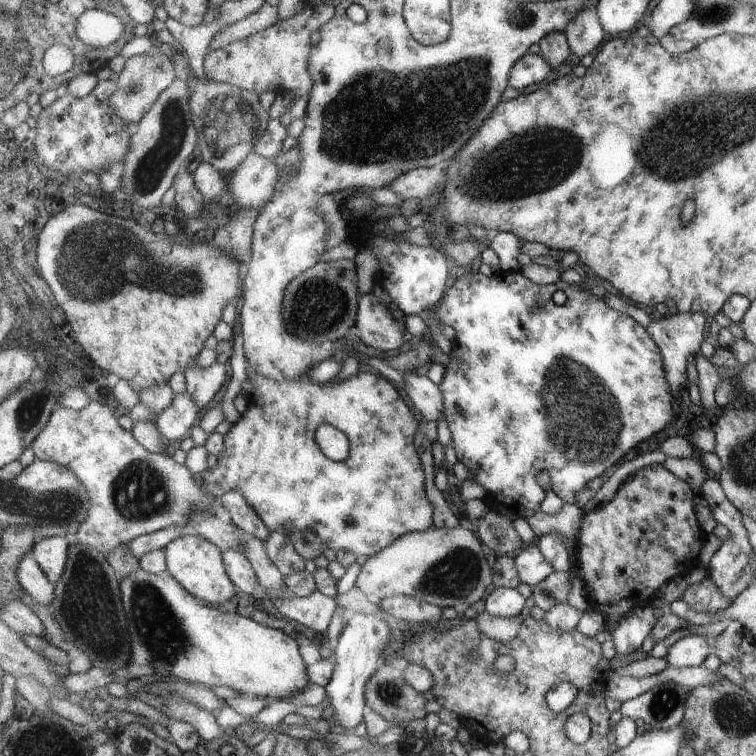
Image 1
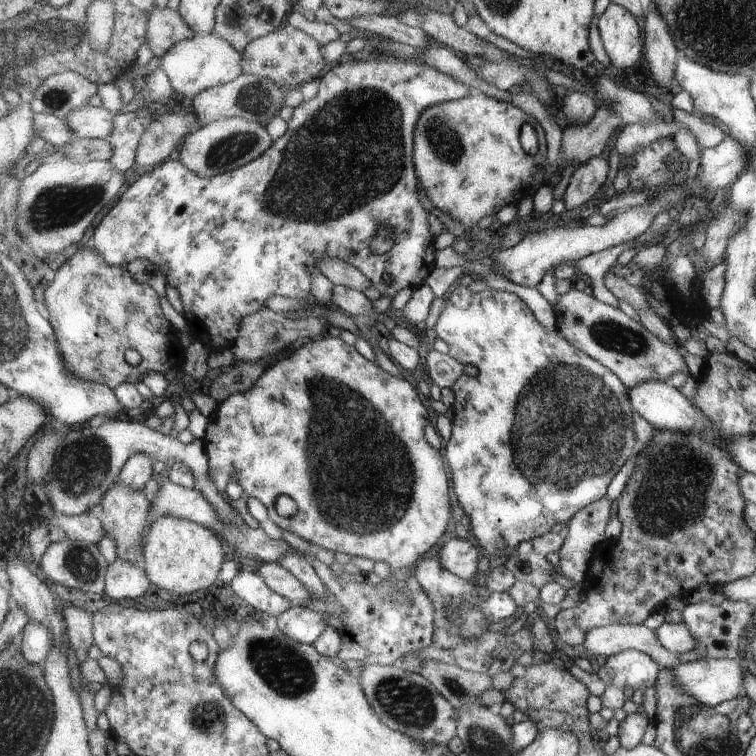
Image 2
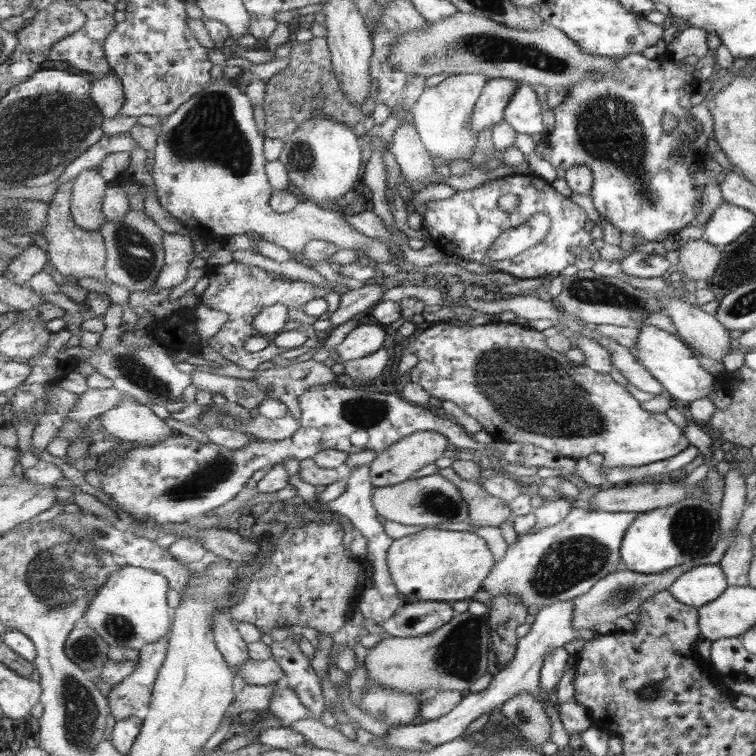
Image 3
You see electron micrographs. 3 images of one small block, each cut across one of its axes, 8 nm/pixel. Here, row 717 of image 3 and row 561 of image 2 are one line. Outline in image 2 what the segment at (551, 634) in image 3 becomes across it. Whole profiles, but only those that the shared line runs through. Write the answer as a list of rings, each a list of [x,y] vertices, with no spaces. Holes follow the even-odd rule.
[[[451,535],[440,550],[443,566],[461,579],[471,581],[479,571],[481,550],[471,540]]]

